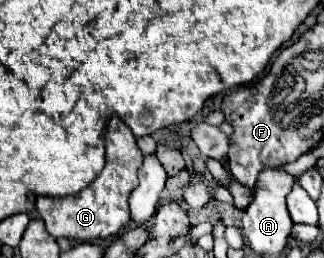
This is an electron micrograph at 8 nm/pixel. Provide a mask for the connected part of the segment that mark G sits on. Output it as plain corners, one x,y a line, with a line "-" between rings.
118,116
110,118
104,138
106,138
106,166
90,186
86,186
82,192
74,196
64,196
64,198
36,196
36,210
46,222
46,230
54,238
64,236
74,242
90,242
90,240
114,236
130,224
128,198
134,186
138,186
136,172
142,164
142,152
136,146
134,134

